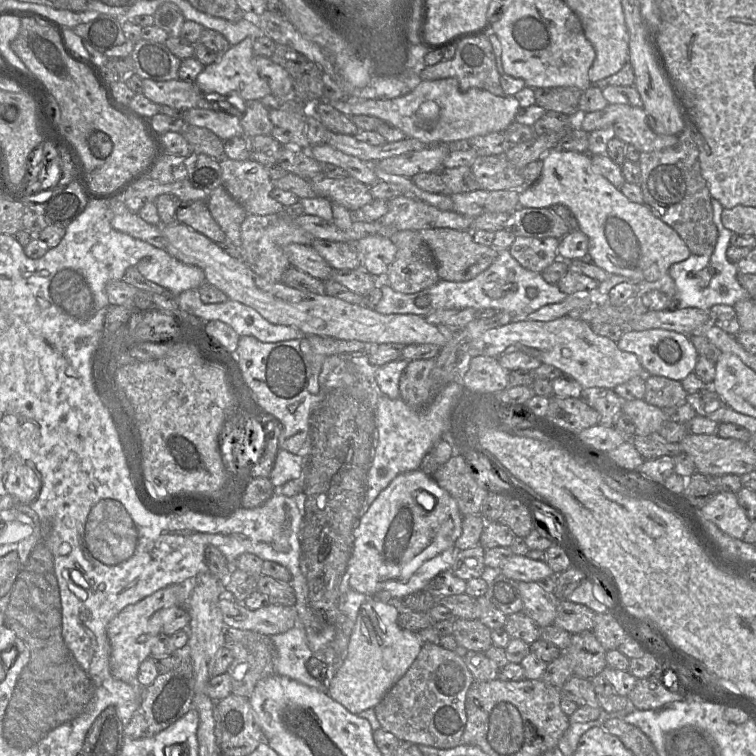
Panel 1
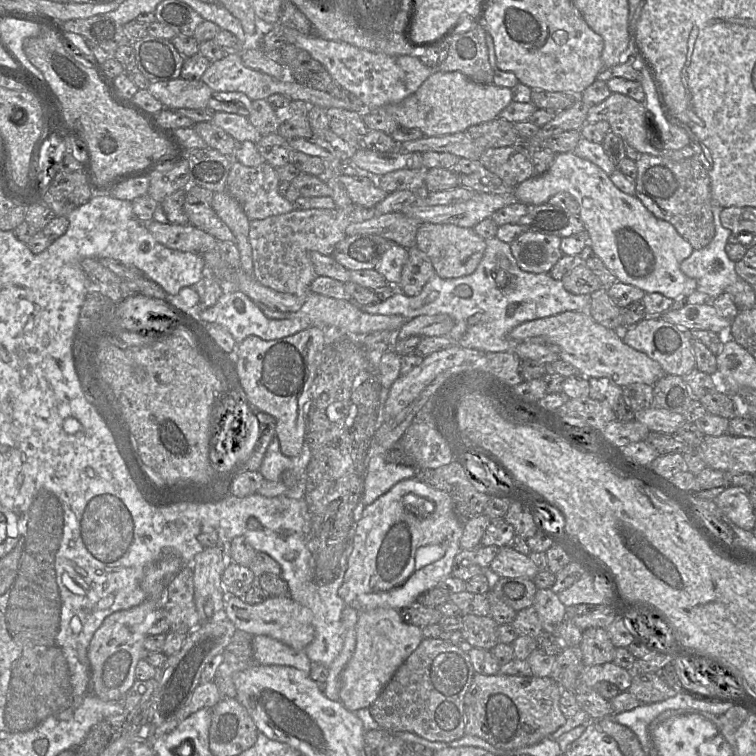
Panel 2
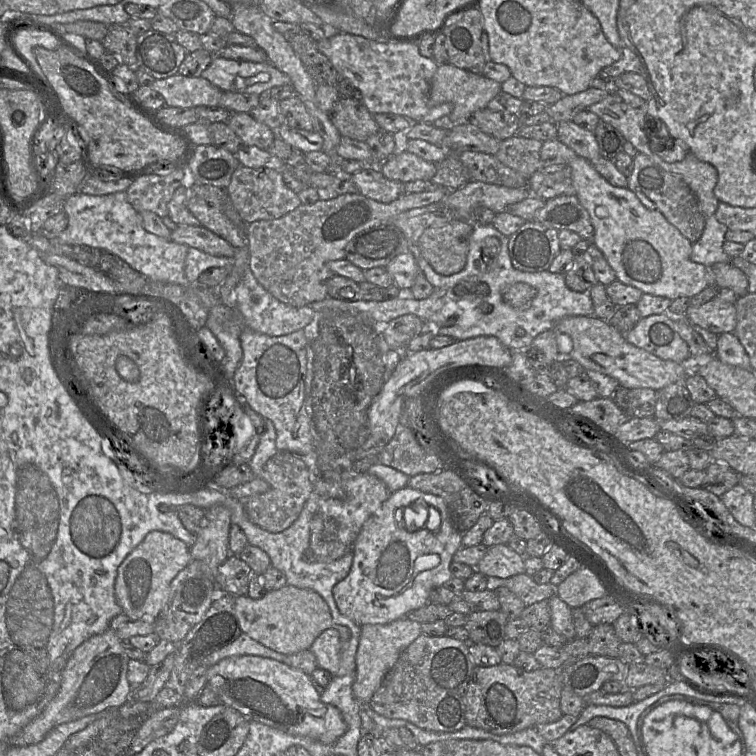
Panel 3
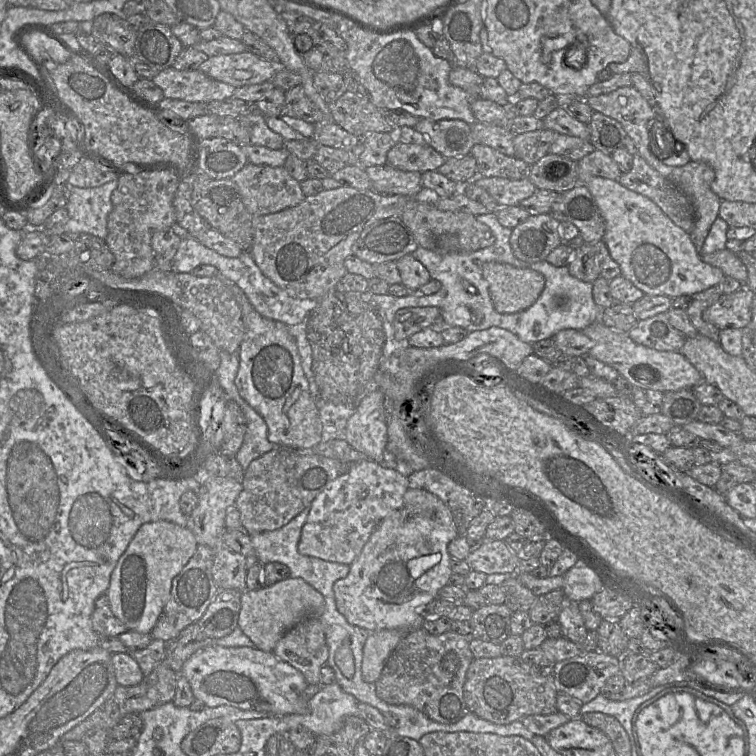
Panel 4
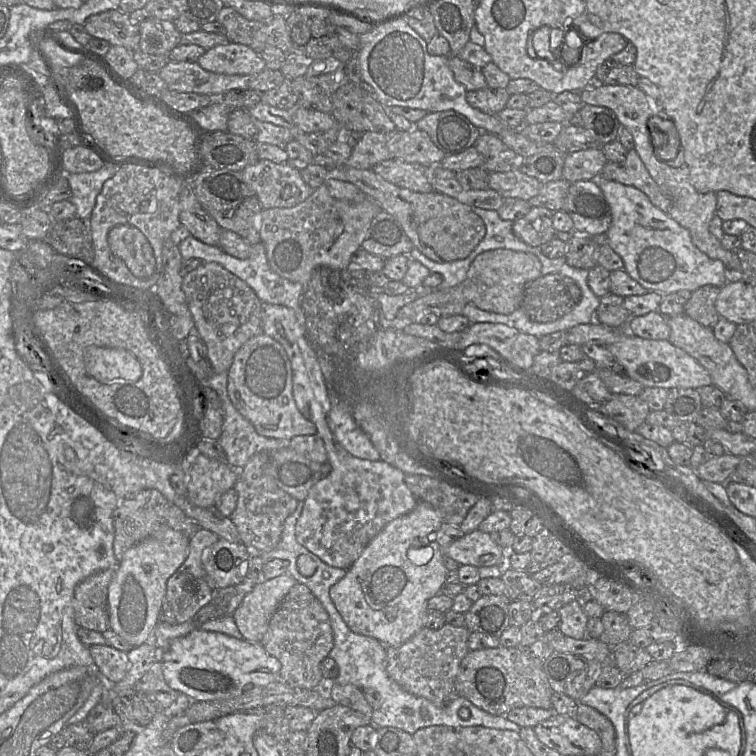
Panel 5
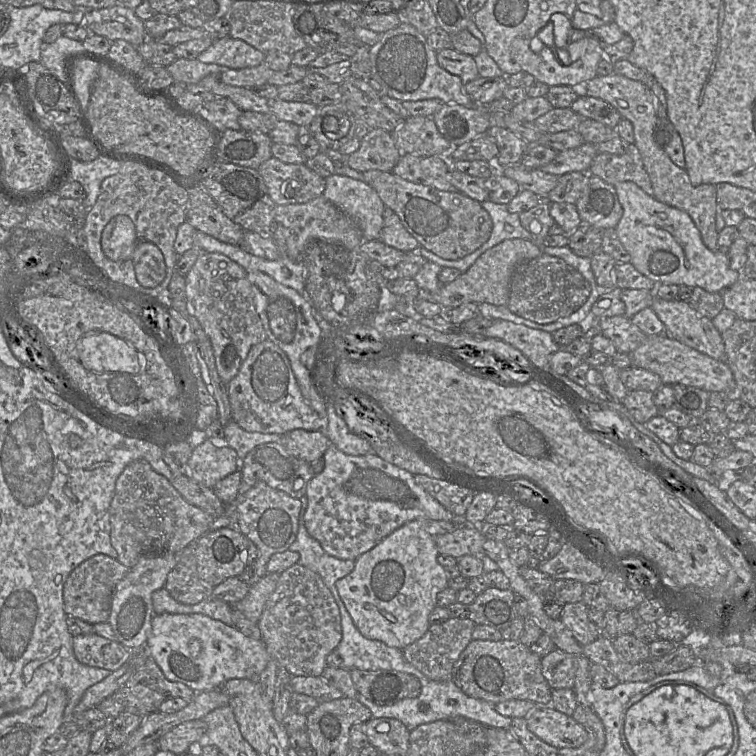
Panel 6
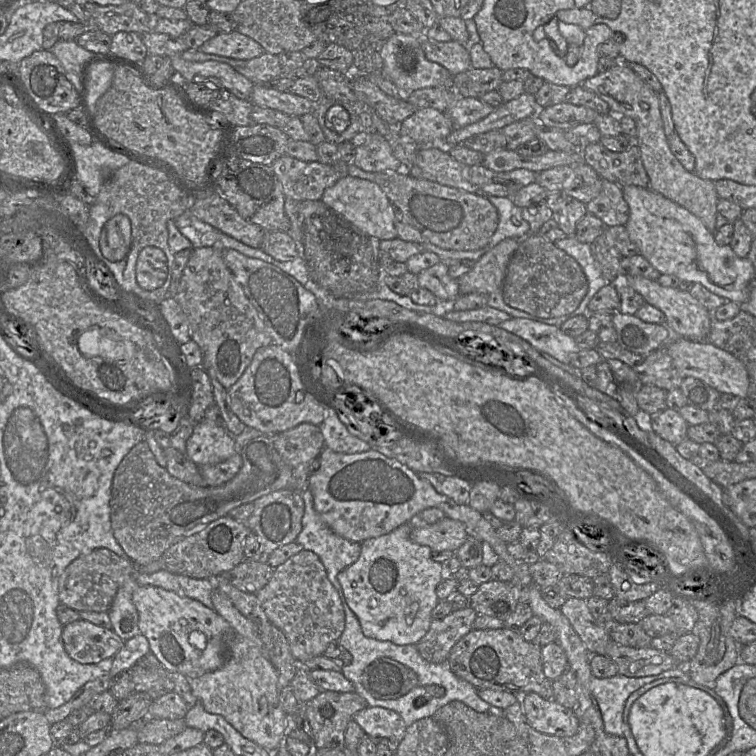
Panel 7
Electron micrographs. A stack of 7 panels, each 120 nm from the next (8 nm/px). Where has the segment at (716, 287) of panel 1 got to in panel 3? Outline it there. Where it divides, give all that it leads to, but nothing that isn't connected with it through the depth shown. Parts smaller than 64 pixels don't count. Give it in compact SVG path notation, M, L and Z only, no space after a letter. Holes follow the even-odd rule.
M715 214L706 218L702 236L693 243L690 259L711 268L716 263L730 263L731 258L723 250L728 228L720 223Z

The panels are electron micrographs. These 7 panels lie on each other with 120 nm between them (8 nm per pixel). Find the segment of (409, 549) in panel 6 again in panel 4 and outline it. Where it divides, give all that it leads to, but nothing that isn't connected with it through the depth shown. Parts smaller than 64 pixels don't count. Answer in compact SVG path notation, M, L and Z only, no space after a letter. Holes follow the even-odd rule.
M408 489L403 507L386 516L373 530L359 556L349 565L349 573L333 585L338 612L353 626L375 632L384 629L421 628L422 610L448 584L452 570L448 544L458 537L450 509L434 494L423 489Z

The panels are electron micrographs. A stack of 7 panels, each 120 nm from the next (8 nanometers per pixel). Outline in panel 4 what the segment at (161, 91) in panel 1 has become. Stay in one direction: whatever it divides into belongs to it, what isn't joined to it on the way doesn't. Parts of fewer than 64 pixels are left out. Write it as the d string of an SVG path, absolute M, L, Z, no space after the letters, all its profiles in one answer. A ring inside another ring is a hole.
M173 66L157 73L156 76L153 78L153 82L162 89L164 97L166 98L203 103L230 98L235 89L246 87L234 87L225 82L218 81L204 74L199 69L177 70Z

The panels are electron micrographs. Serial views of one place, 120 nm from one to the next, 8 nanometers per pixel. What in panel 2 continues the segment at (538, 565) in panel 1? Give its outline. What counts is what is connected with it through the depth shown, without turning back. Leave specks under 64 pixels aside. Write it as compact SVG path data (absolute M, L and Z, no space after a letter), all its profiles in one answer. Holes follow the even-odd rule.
M504 546L491 562L489 569L500 577L521 577L533 579L538 572L538 567L524 555L514 549Z

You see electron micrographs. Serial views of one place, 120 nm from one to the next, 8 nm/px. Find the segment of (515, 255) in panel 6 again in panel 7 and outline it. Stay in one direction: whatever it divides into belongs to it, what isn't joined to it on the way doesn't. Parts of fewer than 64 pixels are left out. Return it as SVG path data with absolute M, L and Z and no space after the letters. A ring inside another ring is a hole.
M504 239L480 257L473 268L458 279L459 295L469 293L490 295L501 290L509 261L519 242L518 239Z

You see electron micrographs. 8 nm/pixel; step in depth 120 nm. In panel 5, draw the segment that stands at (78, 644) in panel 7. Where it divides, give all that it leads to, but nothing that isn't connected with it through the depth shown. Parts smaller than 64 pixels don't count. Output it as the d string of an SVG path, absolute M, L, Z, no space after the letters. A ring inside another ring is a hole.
M107 644L91 646L89 650L105 683L108 685L115 684L124 679L129 668L129 659L126 652Z

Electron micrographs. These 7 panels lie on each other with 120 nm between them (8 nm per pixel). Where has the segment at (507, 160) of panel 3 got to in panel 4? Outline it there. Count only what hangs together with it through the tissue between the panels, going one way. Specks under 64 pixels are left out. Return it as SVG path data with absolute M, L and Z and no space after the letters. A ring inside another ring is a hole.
M541 129L514 135L514 157L532 166L549 153L550 146L558 133L548 129Z

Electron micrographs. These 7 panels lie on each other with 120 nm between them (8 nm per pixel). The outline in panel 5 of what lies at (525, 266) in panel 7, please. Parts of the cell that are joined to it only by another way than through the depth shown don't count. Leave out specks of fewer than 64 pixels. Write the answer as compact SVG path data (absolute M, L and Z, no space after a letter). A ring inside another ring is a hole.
M552 273L530 282L520 308L534 322L552 322L568 314L581 301L578 284L569 277Z

